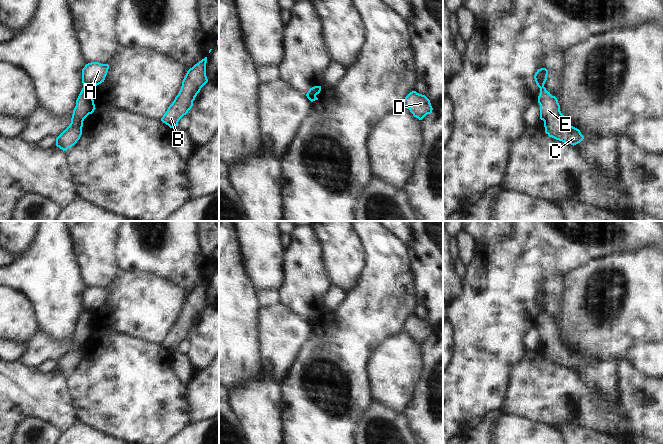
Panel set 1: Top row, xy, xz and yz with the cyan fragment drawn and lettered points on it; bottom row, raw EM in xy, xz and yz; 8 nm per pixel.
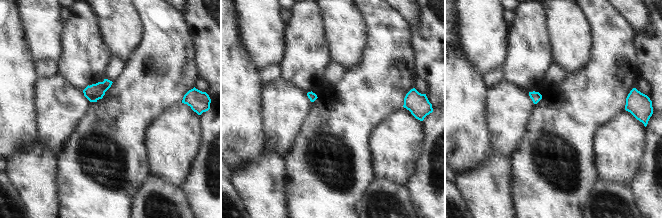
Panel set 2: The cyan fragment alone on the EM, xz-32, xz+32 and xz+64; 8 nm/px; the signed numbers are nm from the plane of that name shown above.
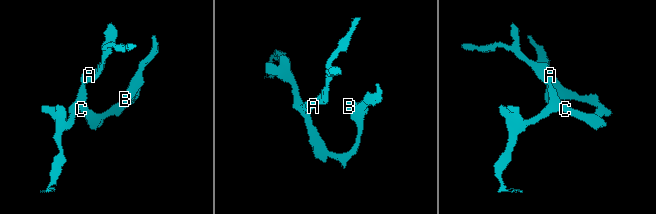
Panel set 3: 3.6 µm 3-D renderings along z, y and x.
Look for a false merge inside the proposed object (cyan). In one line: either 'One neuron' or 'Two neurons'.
Two neurons

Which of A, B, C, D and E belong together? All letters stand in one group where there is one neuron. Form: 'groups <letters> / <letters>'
groups A / B C D E

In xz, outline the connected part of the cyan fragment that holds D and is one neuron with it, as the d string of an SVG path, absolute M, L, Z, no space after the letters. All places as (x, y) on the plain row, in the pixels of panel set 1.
M416 315L410 316L404 323L402 330L409 333L414 341L422 344L427 338L432 337L430 324Z

